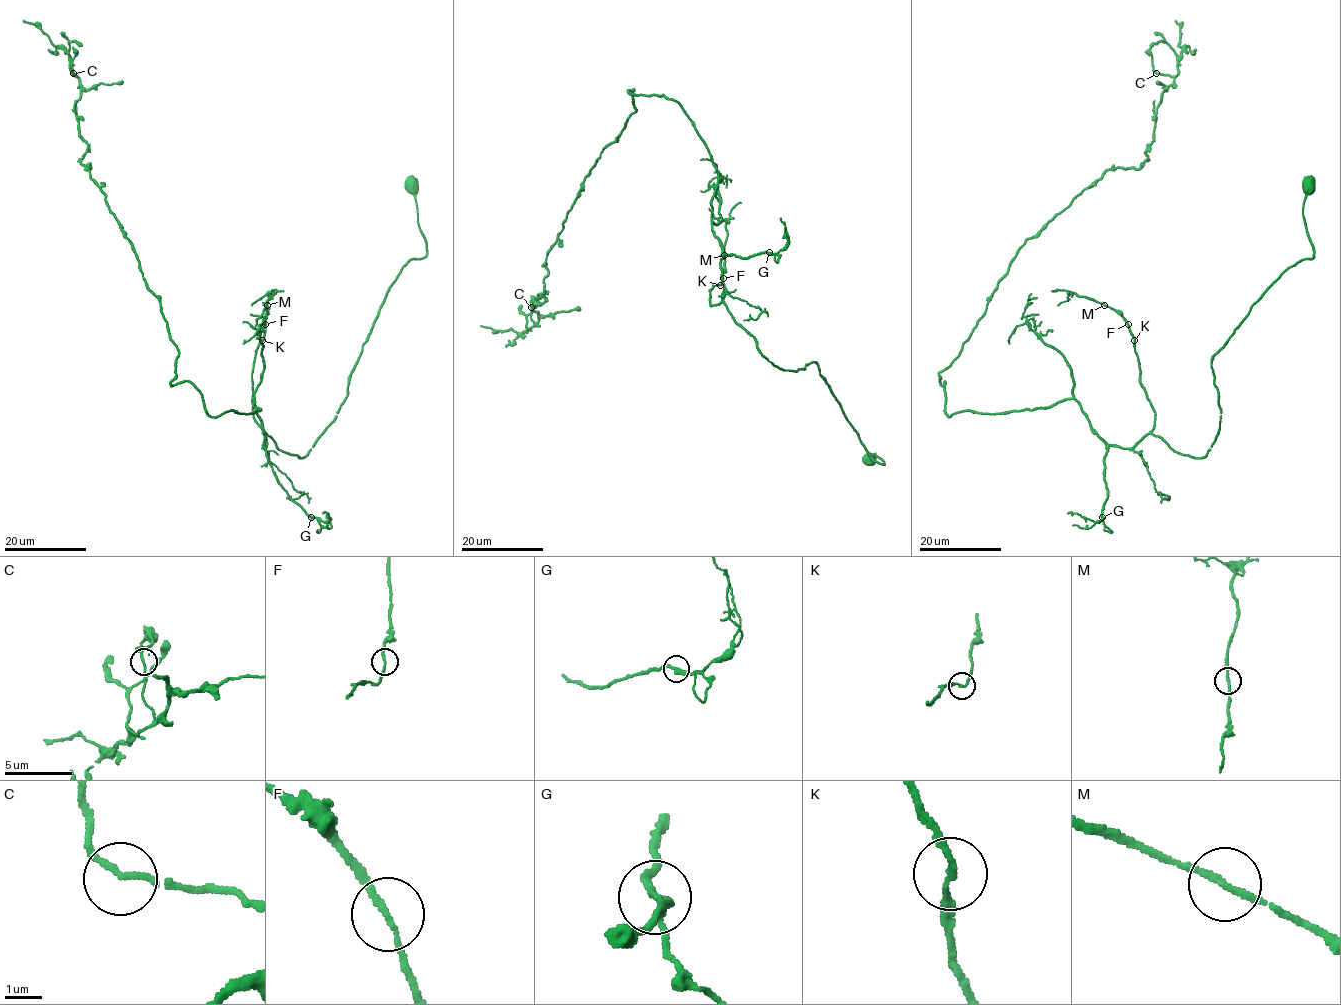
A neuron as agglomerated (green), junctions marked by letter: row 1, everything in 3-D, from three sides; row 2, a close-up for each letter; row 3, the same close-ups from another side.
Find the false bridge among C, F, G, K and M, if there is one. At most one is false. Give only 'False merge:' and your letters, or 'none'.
False merge: none

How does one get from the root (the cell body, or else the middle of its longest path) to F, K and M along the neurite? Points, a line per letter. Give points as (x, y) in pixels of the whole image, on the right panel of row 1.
F: (1308, 183), (1314, 256), (1280, 276), (1213, 357), (1220, 422), (1204, 457), (1150, 432), (1128, 324)
K: (1308, 183), (1314, 256), (1280, 276), (1213, 357), (1220, 422), (1204, 457), (1150, 432), (1134, 341)
M: (1308, 183), (1314, 256), (1280, 276), (1213, 357), (1220, 422), (1204, 457), (1150, 432), (1133, 334), (1104, 305)

